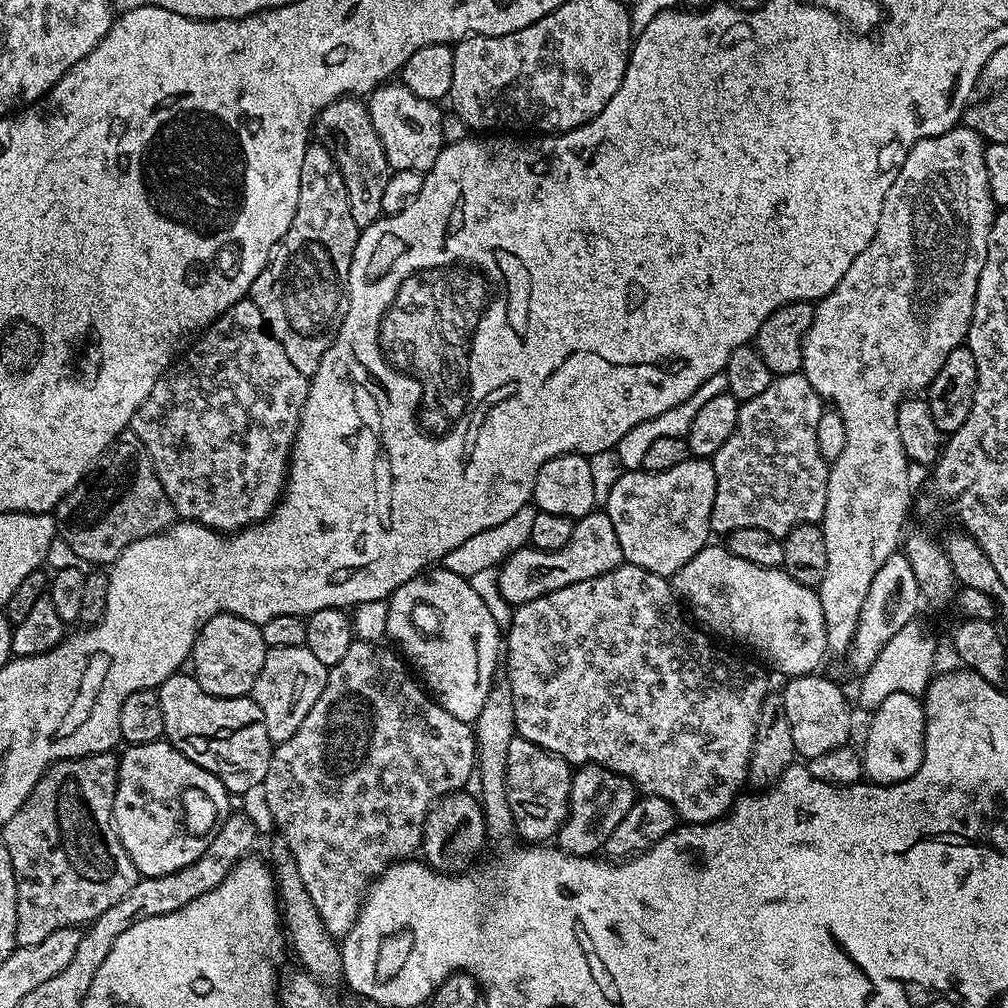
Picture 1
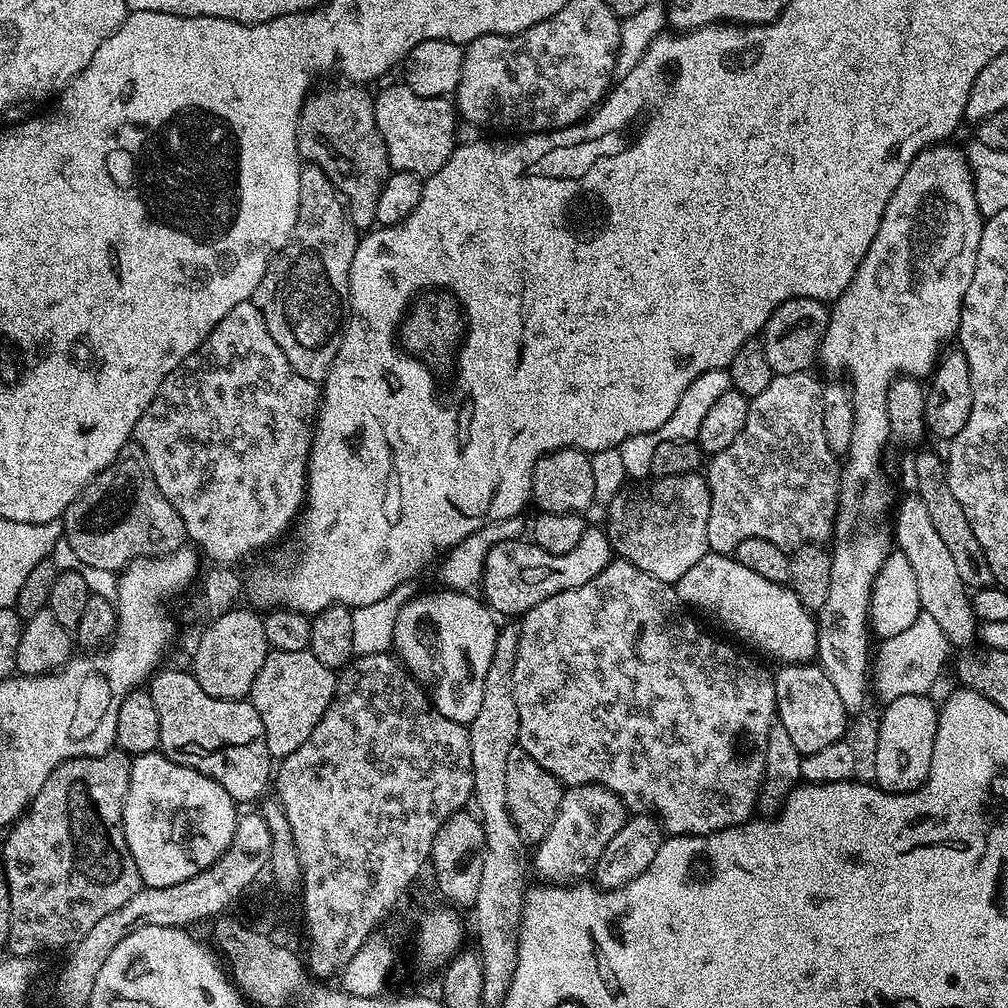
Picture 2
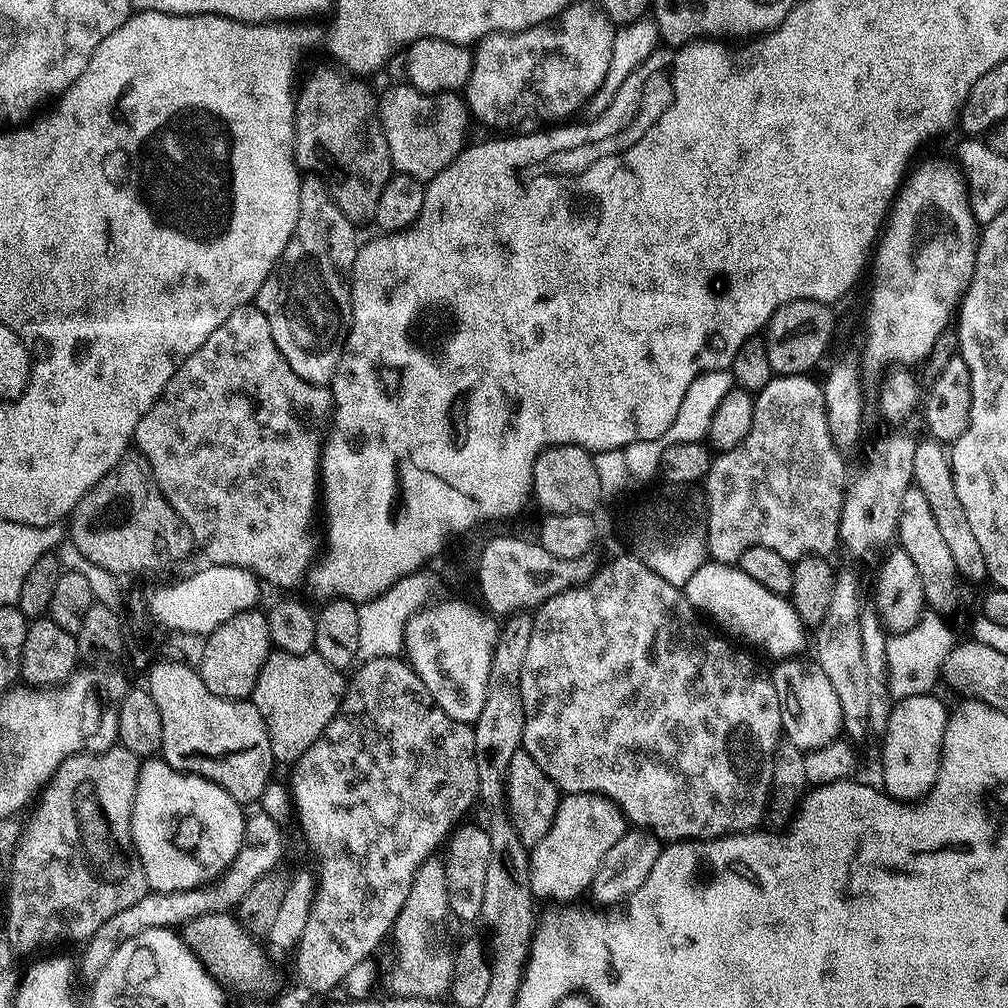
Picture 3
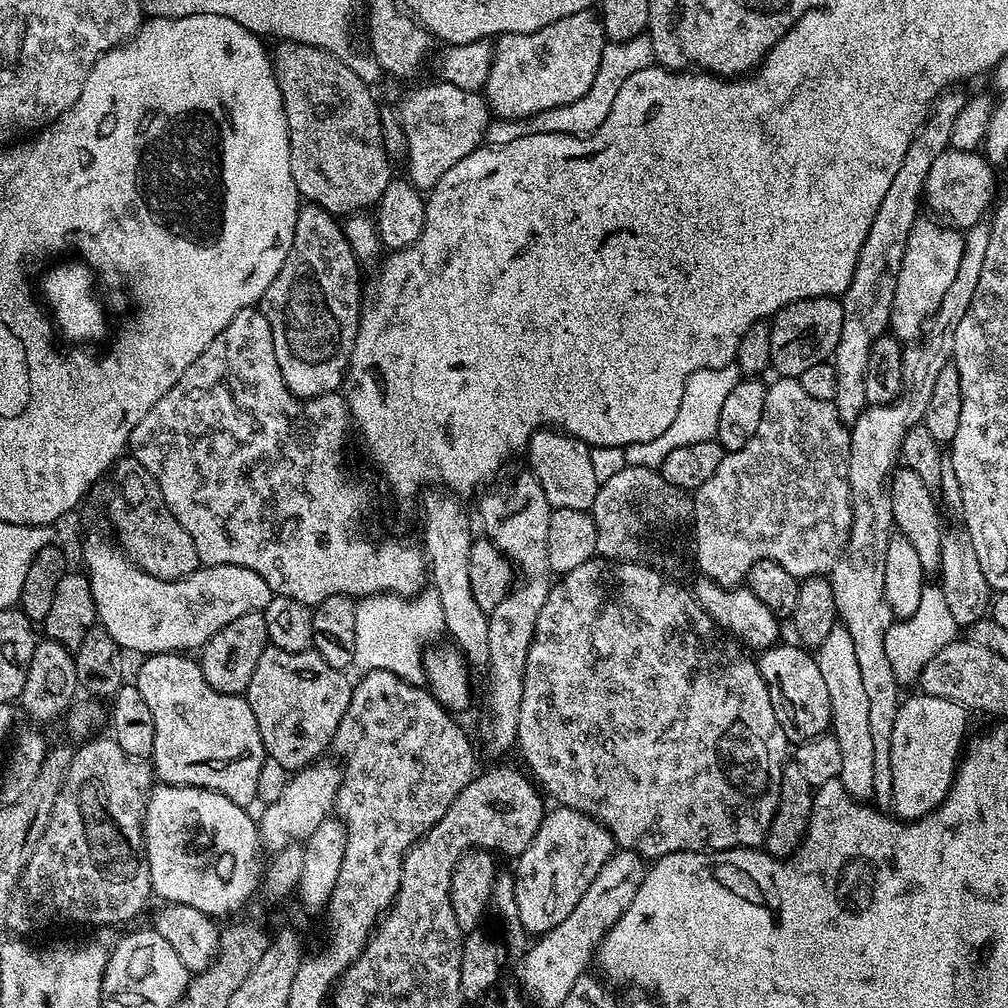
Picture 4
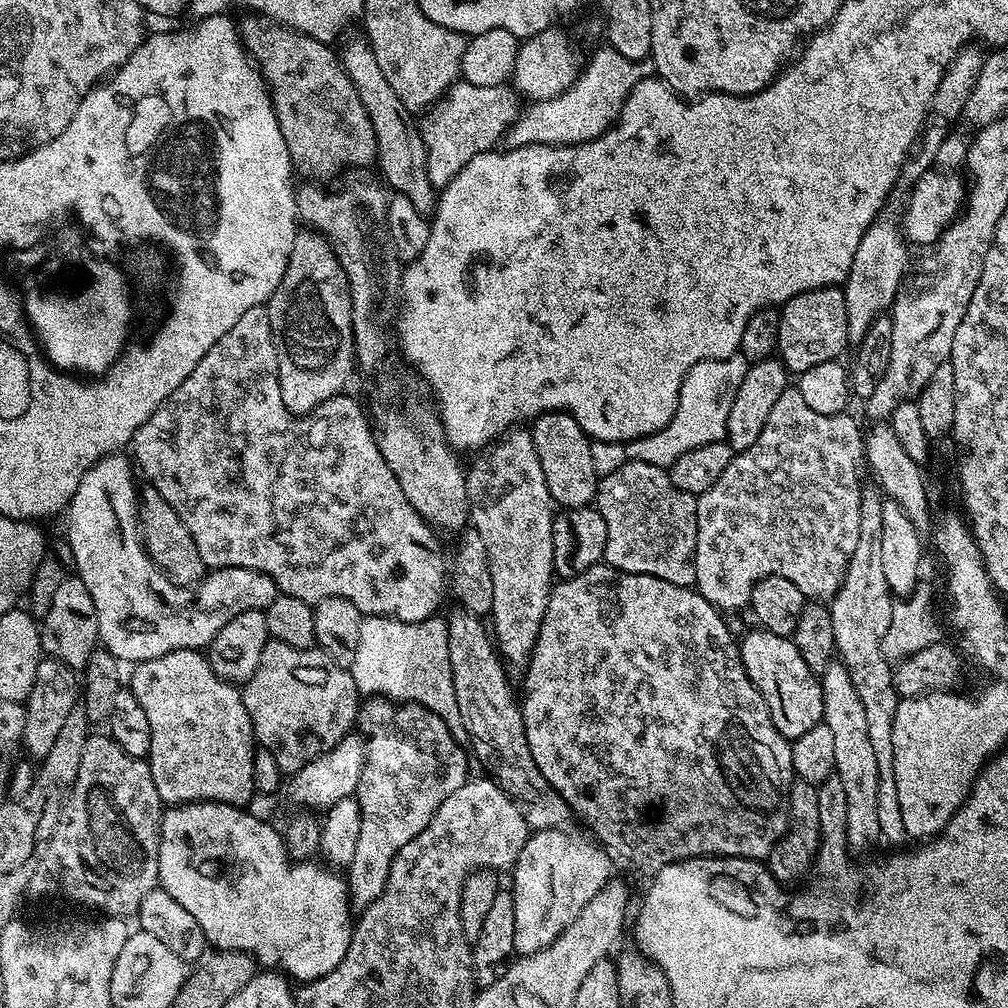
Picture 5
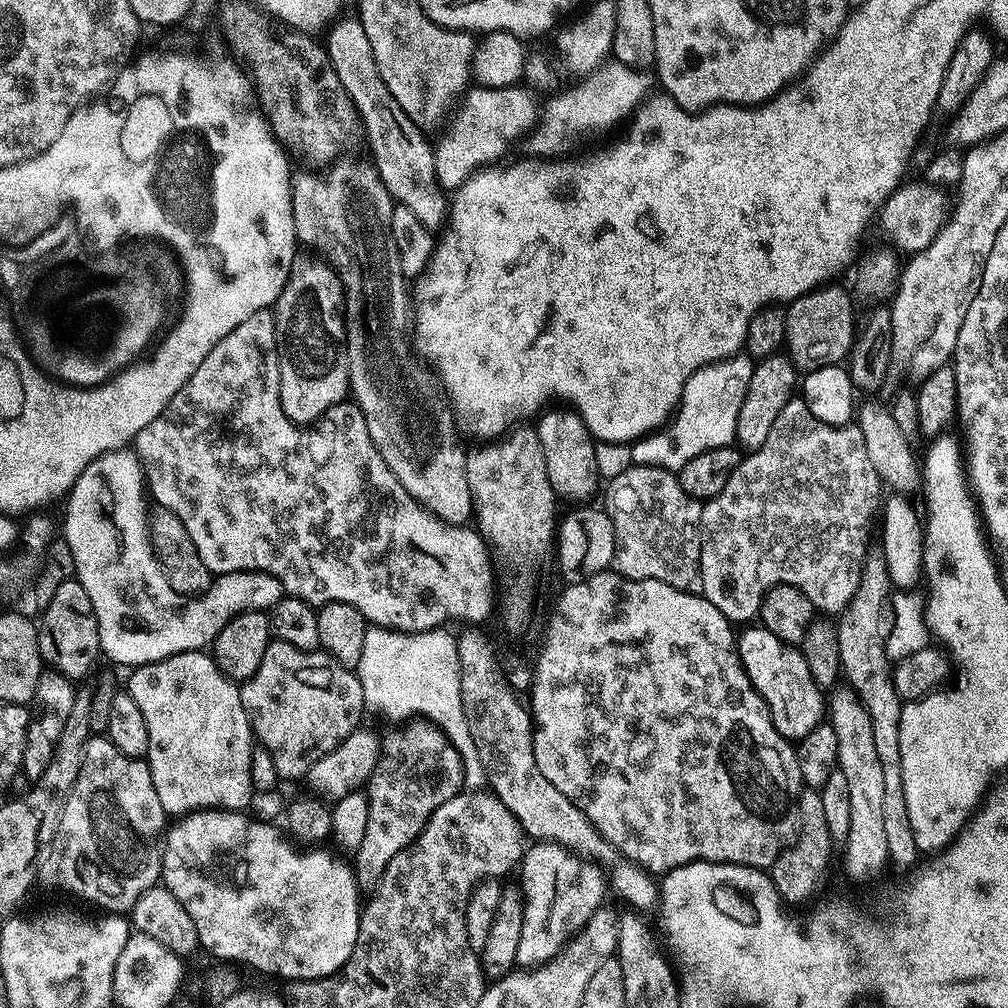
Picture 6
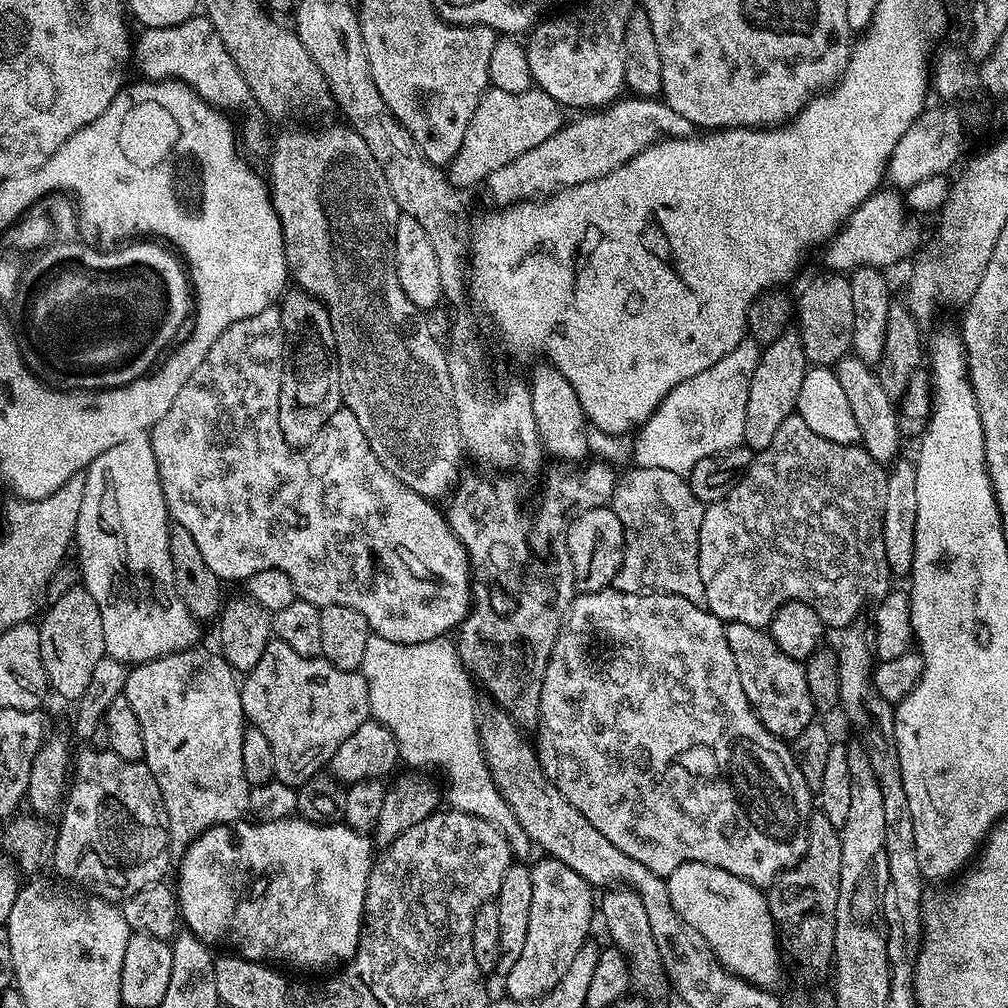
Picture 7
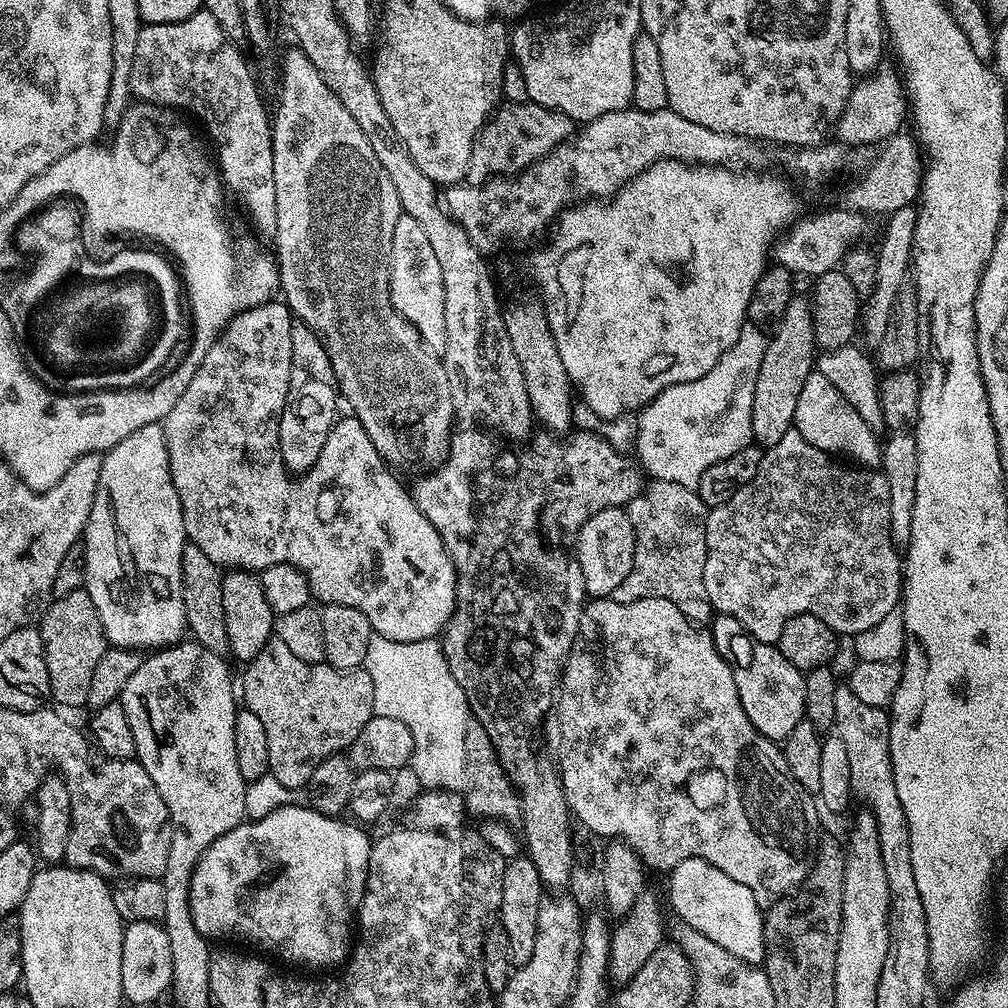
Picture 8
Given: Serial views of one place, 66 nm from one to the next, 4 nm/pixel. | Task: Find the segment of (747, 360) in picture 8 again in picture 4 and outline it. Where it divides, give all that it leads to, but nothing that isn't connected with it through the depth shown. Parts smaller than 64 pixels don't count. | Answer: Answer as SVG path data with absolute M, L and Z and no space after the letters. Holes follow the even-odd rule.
M735 363L721 368L700 368L694 374L690 374L690 378L686 378L686 386L682 390L682 406L678 406L678 414L675 416L674 422L670 422L670 427L663 434L658 434L658 438L650 438L650 442L624 445L625 465L633 464L634 466L659 469L660 463L666 458L666 454L670 454L670 450L678 450L678 446L690 446L694 442L706 442L713 439L718 430L718 418L721 417L722 406L726 402L730 390L734 390L734 386L738 386L741 378L742 373Z

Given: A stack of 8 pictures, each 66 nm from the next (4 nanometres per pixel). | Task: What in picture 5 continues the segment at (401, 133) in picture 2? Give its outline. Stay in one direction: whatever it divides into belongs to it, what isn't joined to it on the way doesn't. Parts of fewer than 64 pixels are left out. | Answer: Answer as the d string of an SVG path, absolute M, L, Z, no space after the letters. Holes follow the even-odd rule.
M465 82L453 84L418 120L420 138L426 146L426 170L433 188L443 190L475 156L493 151L503 141L508 128L519 119L521 111L521 101L511 87L474 86Z

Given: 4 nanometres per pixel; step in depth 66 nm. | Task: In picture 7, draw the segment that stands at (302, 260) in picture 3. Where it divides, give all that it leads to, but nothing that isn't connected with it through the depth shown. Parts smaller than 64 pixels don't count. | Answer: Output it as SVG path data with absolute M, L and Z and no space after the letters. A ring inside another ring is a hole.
M303 290L283 293L278 307L286 345L284 385L280 391L278 422L284 441L297 450L308 447L322 426L342 407L340 379L336 361L336 343L324 305Z

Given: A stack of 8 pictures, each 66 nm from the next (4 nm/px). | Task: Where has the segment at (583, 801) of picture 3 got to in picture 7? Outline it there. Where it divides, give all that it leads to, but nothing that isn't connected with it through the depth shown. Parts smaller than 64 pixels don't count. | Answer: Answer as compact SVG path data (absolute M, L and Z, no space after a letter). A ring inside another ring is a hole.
M540 859L544 860L531 865L534 899L530 901L530 930L526 934L526 947L522 949L522 958L518 958L518 962L514 962L514 966L503 977L504 988L508 991L505 993L513 1000L537 1000L549 992L562 978L562 974L566 974L581 946L589 943L588 931L592 928L592 916L594 920L594 896L592 900L593 889L590 885L561 860Z

